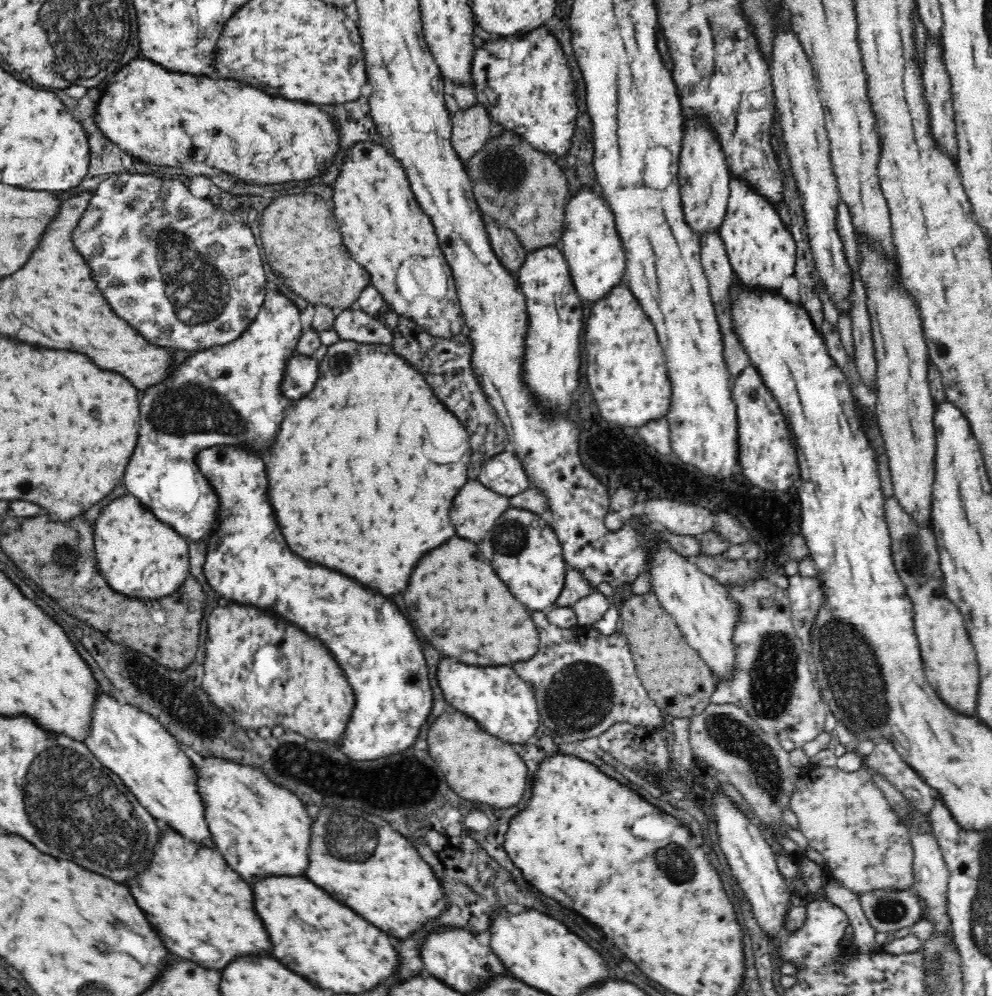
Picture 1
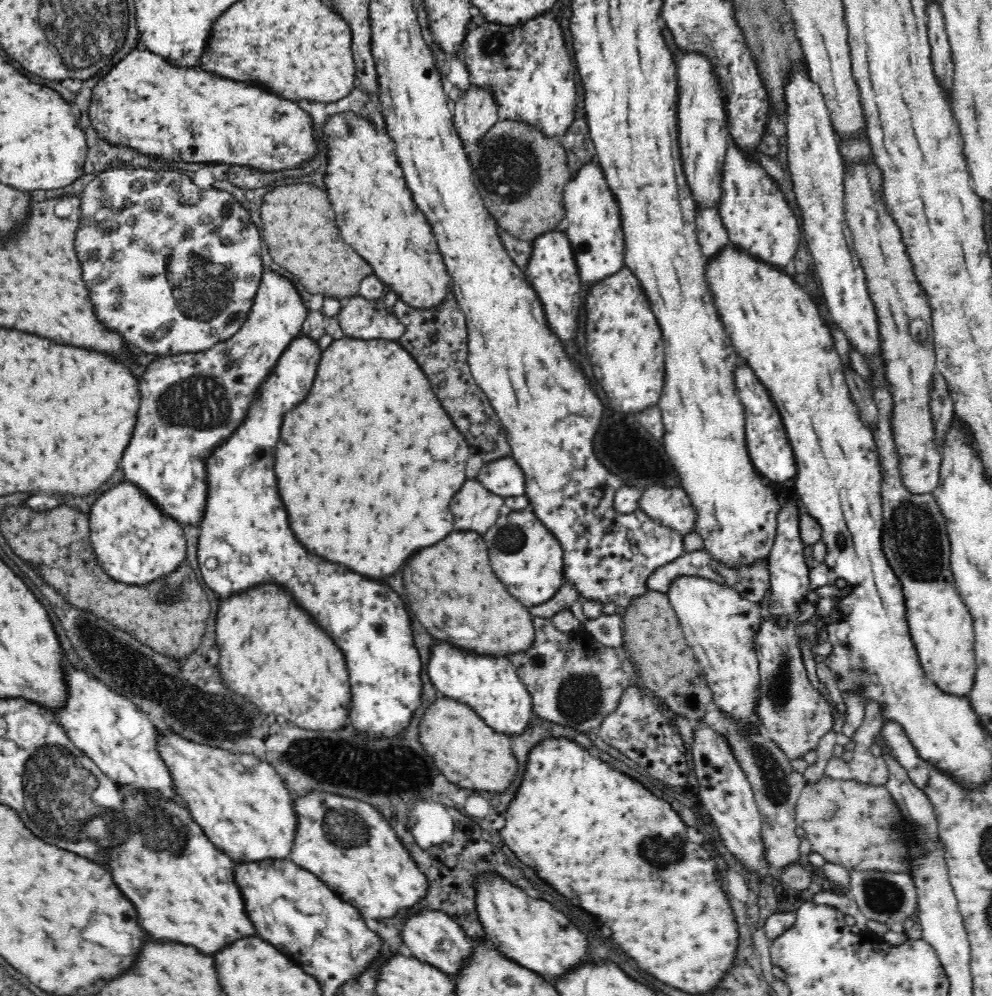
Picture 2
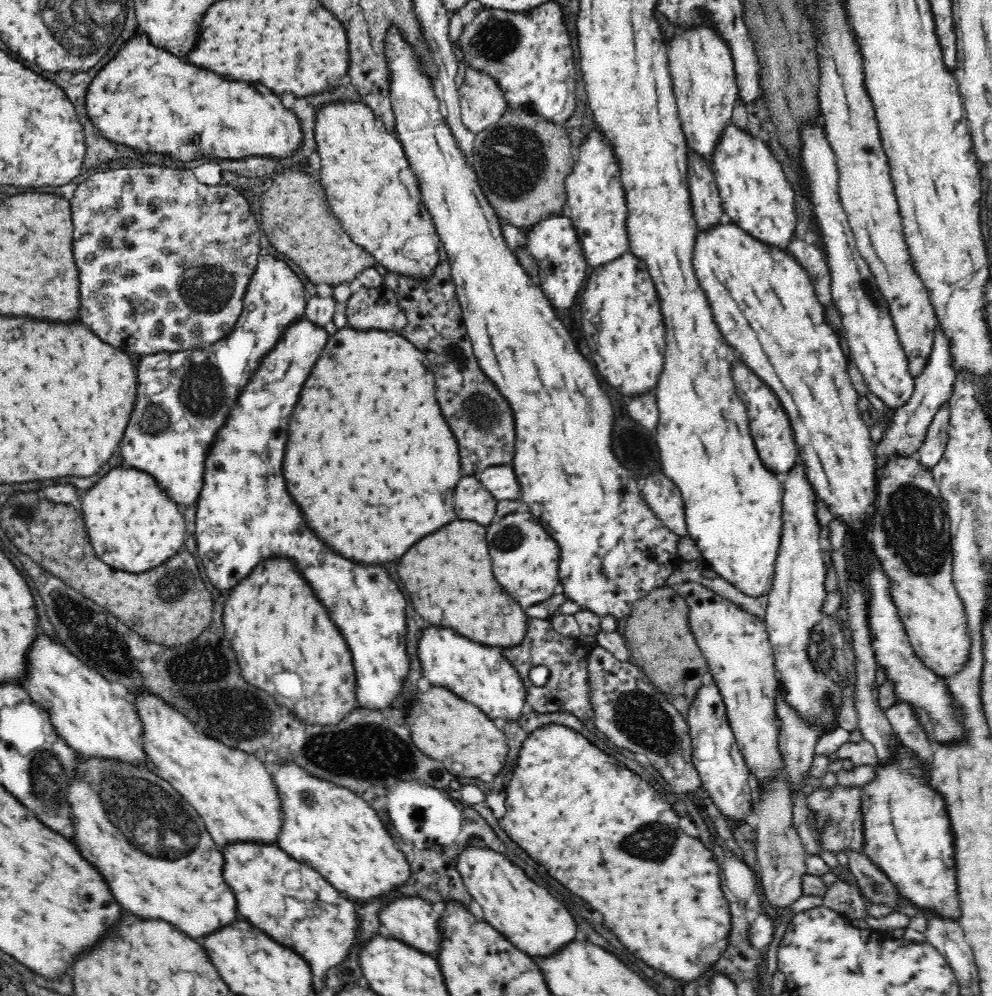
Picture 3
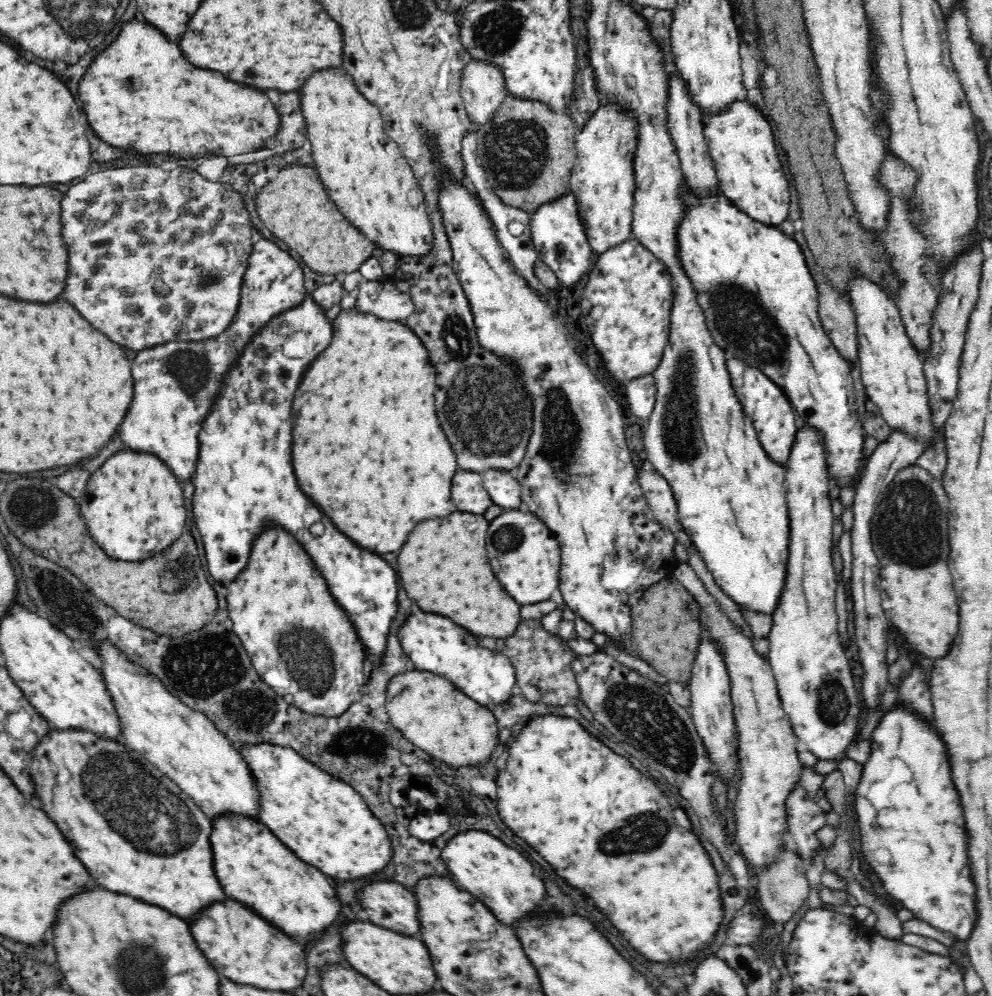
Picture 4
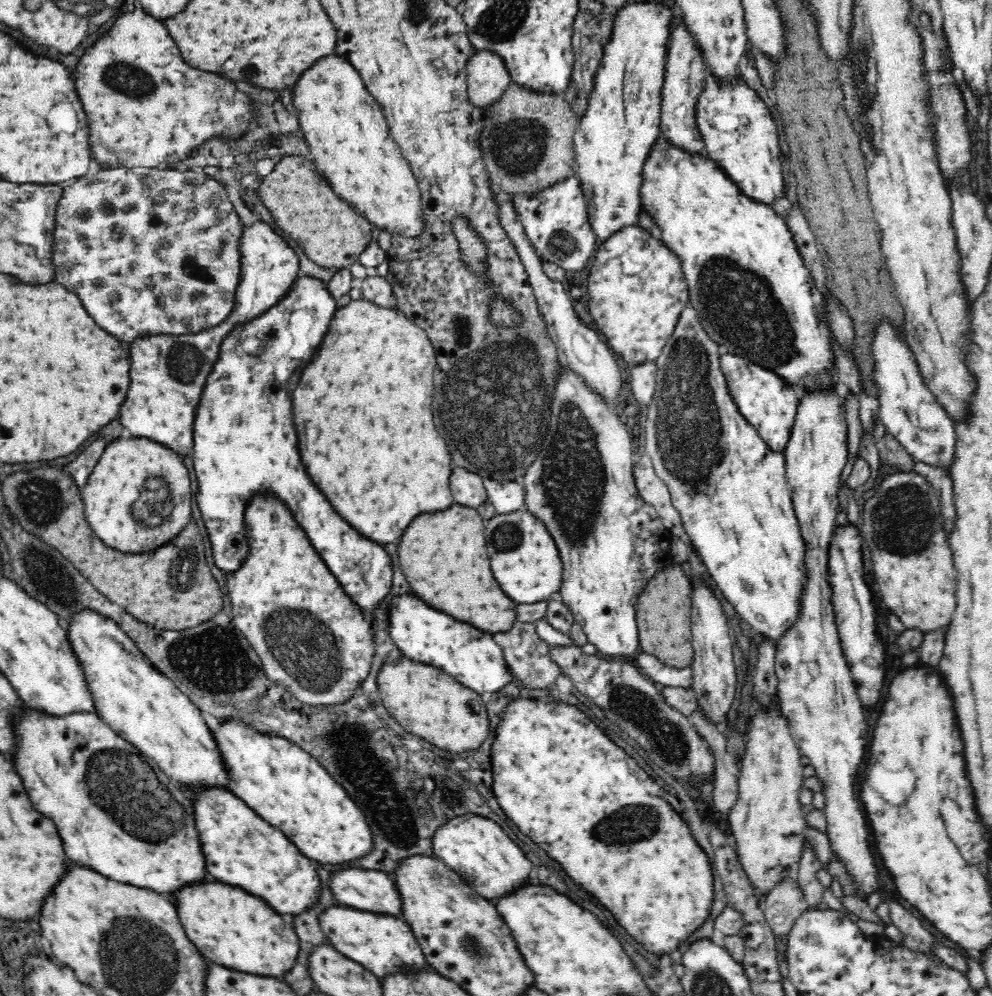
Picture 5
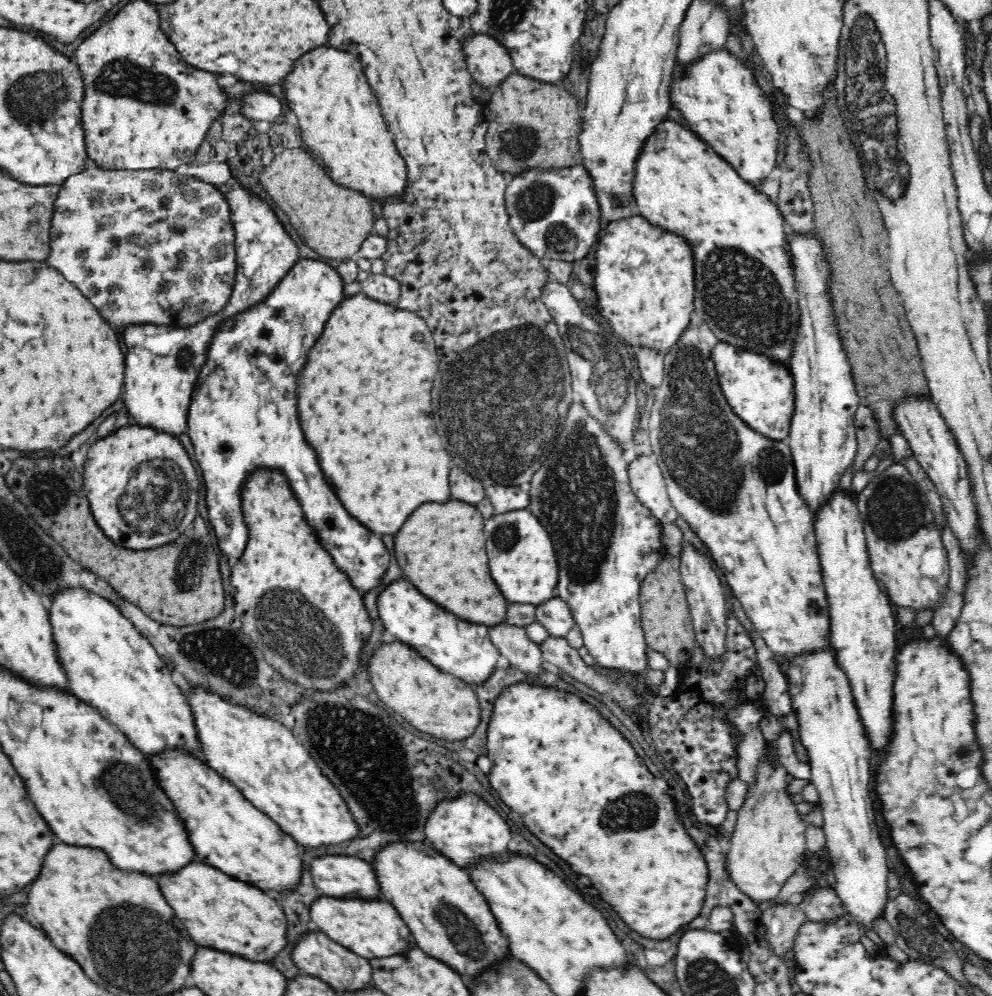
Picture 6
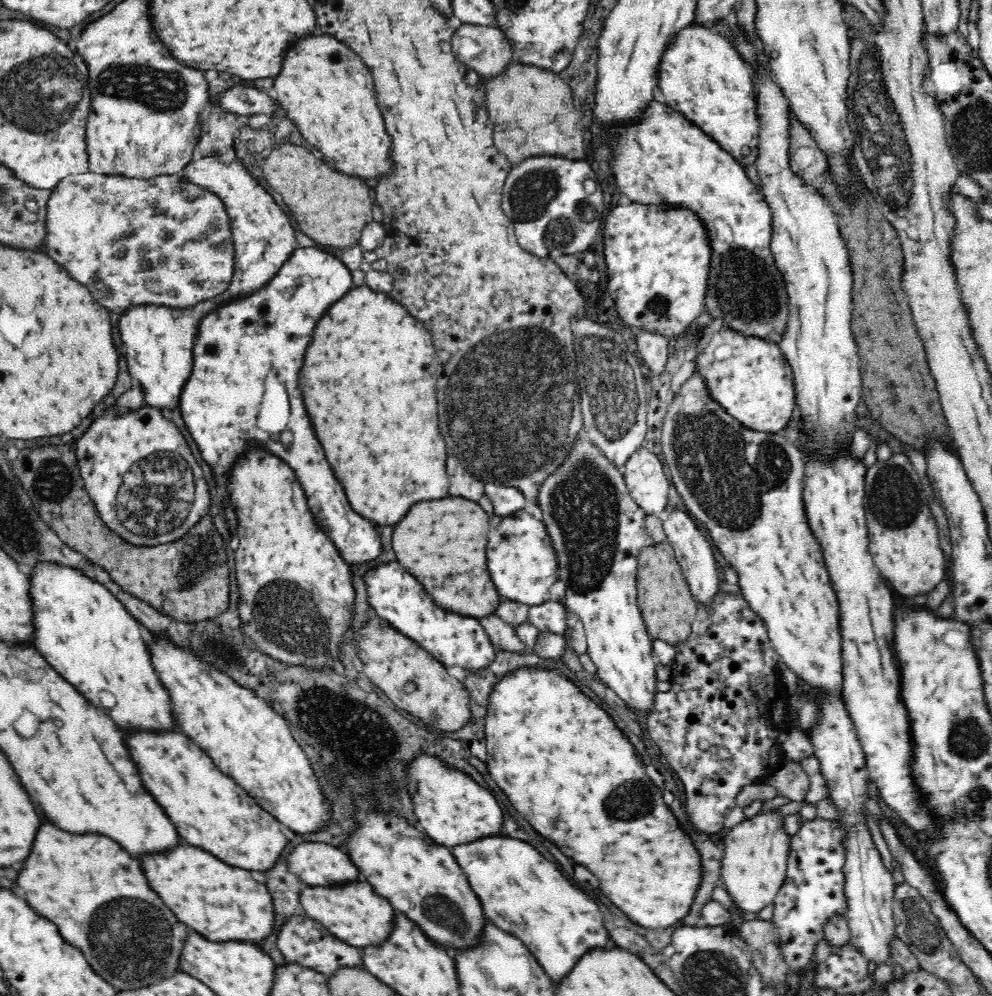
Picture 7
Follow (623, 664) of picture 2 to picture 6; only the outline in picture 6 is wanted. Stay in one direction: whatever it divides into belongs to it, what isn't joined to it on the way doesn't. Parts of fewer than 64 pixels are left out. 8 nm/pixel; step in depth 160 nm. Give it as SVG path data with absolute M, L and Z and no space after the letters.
M502 622L496 624L496 626L490 626L488 630L490 630L489 638L494 647L499 650L500 655L502 654L510 661L510 664L520 668L522 671L526 671L530 675L537 675L539 673L539 670L542 668L542 652L538 644L534 644L534 642L528 639L526 628Z

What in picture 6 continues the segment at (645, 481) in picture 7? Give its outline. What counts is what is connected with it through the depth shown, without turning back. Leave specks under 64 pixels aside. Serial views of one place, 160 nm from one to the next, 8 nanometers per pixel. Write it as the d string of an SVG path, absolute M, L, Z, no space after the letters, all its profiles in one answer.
M642 453L627 464L627 473L637 499L660 522L674 522L678 518L678 511L670 499L665 478L654 455Z

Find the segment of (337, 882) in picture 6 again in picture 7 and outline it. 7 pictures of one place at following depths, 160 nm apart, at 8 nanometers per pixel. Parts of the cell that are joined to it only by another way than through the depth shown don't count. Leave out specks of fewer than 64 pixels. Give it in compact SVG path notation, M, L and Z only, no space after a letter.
M300 842L284 858L285 868L305 885L334 885L356 878L356 868L348 862L345 851L326 842Z

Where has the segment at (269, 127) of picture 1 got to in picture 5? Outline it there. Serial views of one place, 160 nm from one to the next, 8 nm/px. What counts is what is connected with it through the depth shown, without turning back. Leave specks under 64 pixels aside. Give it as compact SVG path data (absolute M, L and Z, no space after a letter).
M137 5L132 12L125 12L117 18L116 22L112 24L112 28L102 34L98 40L96 40L96 32L92 32L90 36L84 38L84 52L82 56L78 58L78 64L76 64L76 86L80 90L80 100L84 104L84 112L86 112L86 118L88 118L88 124L90 124L90 150L92 150L92 158L102 166L104 169L112 169L116 167L136 168L136 167L148 167L154 168L154 166L160 166L160 164L167 164L169 166L175 165L176 162L182 162L187 160L191 153L204 144L212 137L226 137L226 139L235 139L239 137L244 131L247 132L249 122L253 117L251 114L251 102L248 104L248 98L246 94L238 92L234 88L234 84L218 74L212 74L212 72L200 72L200 70L194 70L192 66L188 66L184 62L184 58L180 56L180 50L178 46L172 42L170 34L164 30L164 24L160 20L156 20L150 13L144 11L142 6Z

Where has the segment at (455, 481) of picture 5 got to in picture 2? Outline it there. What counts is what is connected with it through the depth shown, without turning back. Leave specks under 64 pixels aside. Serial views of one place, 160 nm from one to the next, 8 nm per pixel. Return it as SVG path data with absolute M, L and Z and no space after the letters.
M466 480L452 500L454 530L486 532L503 511L503 497L492 494L480 482Z

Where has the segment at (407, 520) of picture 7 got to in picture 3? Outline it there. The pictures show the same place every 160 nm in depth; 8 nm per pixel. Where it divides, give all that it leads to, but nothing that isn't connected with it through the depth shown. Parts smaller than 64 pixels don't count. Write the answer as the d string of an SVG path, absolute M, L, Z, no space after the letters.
M454 520L412 544L398 562L398 576L416 612L436 626L452 626L466 638L500 648L518 646L526 634L526 614L498 586L486 546L486 526Z

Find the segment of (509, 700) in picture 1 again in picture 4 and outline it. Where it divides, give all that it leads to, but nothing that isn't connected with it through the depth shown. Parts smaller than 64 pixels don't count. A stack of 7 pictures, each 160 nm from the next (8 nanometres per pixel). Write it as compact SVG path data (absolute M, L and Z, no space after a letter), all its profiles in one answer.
M424 610L410 612L396 631L396 639L414 668L448 677L460 691L481 705L490 707L506 701L516 690L515 668L496 646L496 640L476 636L446 616L428 614Z

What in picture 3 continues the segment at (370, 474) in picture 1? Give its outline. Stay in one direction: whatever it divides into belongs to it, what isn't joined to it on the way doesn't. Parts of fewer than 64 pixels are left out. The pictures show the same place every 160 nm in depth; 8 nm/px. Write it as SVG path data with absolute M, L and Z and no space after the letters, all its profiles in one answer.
M346 324L339 328L335 334L329 336L328 346L324 348L324 354L320 354L316 366L312 368L308 380L304 382L304 388L300 392L300 400L294 408L296 422L290 424L290 436L288 436L288 450L284 460L284 474L288 478L288 488L292 490L294 498L304 506L304 514L308 514L308 522L336 546L336 550L344 550L348 558L356 558L358 562L376 562L384 564L388 560L400 558L420 534L428 534L428 530L436 530L436 526L444 526L444 522L452 522L456 518L454 512L454 488L460 480L460 464L458 464L458 446L456 438L452 438L452 432L448 430L448 424L444 422L438 402L436 402L436 386L434 376L426 366L426 354L420 352L410 340L400 336L400 332L394 330L382 330L378 328L356 329Z

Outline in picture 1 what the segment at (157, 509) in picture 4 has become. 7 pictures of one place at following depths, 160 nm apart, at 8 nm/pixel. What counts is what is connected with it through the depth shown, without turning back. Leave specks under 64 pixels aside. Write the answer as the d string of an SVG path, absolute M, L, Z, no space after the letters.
M130 492L100 510L94 522L94 534L99 571L113 589L124 595L152 599L163 597L179 589L189 573L187 538L160 521Z

